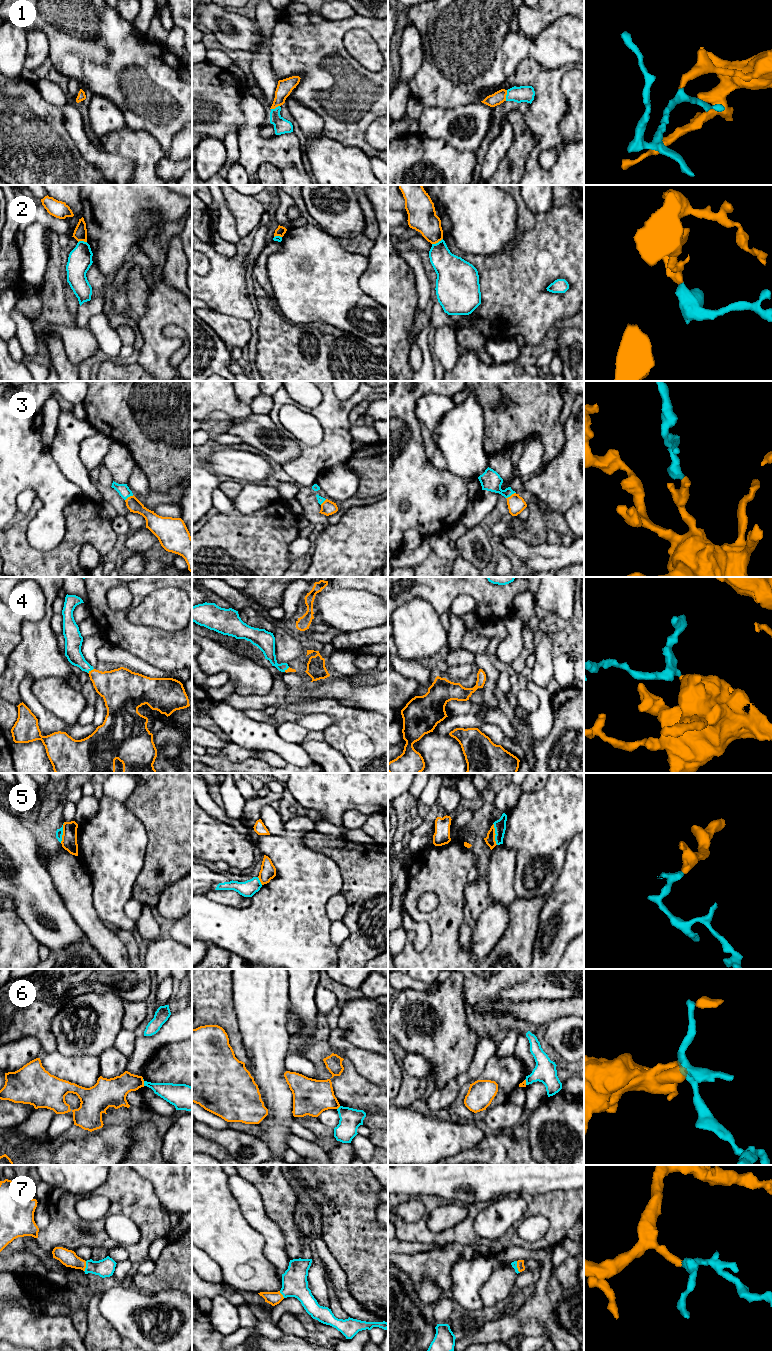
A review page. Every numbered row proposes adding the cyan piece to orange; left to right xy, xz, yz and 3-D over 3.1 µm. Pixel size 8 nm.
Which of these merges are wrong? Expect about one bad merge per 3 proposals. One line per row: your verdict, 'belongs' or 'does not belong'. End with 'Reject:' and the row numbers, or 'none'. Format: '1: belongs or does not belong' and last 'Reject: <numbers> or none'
1: belongs
2: does not belong
3: belongs
4: belongs
5: does not belong
6: does not belong
7: belongs
Reject: 2, 5, 6

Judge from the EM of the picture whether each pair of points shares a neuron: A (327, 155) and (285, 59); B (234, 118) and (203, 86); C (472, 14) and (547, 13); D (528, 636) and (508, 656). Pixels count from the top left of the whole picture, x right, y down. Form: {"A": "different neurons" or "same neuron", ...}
{"A": "different neurons", "B": "same neuron", "C": "different neurons", "D": "different neurons"}

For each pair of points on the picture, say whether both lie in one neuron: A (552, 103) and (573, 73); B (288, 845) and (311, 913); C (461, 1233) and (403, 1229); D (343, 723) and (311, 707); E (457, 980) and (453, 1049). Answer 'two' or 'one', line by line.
A: two
B: one
C: one
D: one
E: one

